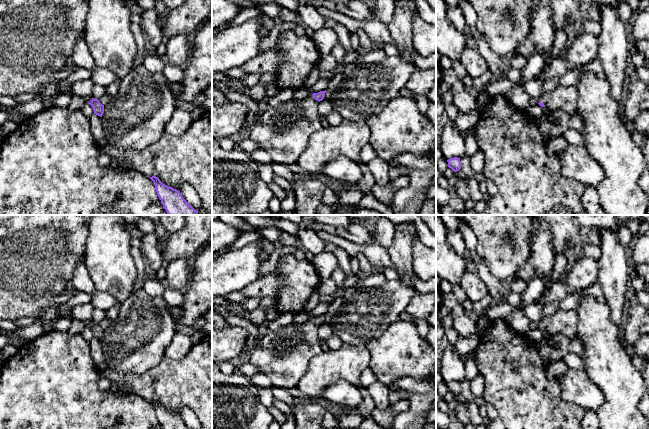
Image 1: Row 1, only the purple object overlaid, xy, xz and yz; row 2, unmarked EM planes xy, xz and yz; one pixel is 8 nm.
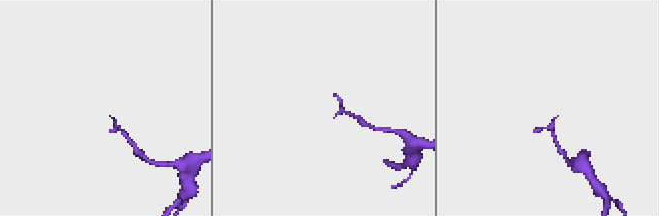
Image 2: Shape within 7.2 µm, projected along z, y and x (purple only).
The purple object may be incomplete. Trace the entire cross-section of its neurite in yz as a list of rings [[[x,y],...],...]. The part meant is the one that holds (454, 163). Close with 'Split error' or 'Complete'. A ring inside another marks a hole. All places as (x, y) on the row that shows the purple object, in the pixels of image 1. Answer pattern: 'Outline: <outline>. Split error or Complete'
Outline: [[[454,157],[454,158],[447,160],[447,162],[448,162],[448,167],[451,168],[454,172],[457,172],[461,169],[460,158]]]. Complete

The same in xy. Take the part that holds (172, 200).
Outline: [[[150,177],[153,181],[157,195],[168,215],[199,215],[183,198],[180,191],[163,184],[158,177]]]. Complete

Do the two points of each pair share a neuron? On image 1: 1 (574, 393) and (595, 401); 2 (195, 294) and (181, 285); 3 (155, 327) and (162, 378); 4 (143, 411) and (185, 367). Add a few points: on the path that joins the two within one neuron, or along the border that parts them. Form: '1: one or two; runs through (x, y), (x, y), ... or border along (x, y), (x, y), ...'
1: one; runs through (579, 393), (584, 393), (590, 397)
2: two; border along (191, 264), (190, 281), (183, 291)
3: two; border along (164, 355), (157, 364), (140, 374)
4: two; border along (127, 393), (138, 395), (149, 402)

